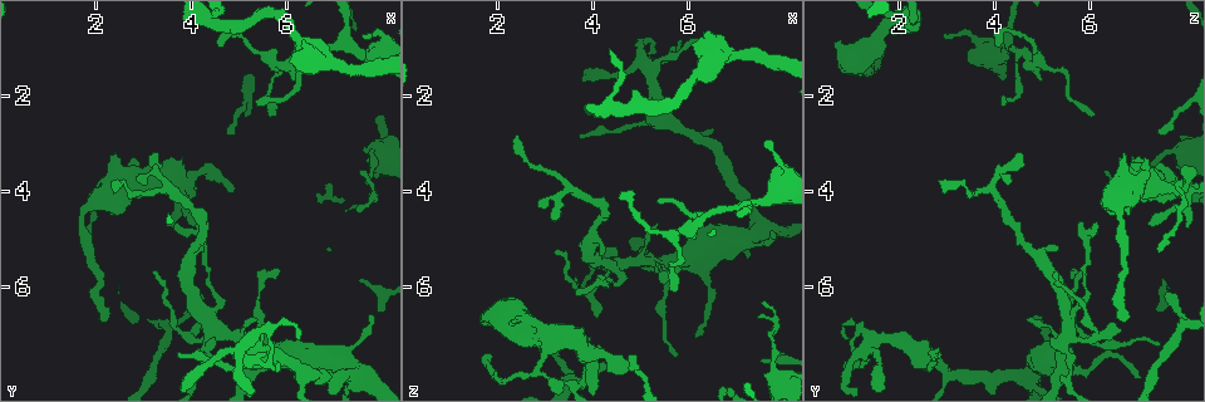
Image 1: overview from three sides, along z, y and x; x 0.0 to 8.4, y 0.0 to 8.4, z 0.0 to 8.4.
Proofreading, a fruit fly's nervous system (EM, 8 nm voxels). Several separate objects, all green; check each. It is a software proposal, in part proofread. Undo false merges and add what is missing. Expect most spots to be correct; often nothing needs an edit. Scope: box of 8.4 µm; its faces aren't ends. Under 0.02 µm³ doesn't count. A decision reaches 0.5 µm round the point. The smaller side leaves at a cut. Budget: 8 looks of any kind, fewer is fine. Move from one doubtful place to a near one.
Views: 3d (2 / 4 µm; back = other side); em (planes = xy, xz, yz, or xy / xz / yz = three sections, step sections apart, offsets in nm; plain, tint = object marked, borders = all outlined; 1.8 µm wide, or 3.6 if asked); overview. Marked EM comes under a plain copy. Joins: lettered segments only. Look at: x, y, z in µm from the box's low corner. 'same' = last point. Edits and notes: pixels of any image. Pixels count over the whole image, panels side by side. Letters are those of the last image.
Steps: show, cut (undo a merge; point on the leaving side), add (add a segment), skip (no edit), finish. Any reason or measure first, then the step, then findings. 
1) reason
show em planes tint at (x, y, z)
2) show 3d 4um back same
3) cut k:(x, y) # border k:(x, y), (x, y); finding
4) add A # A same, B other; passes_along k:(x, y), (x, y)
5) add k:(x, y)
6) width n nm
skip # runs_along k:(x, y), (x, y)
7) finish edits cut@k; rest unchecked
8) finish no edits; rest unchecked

free end
show em yz step 4 borders at (4.20, 6.10, 7.55)

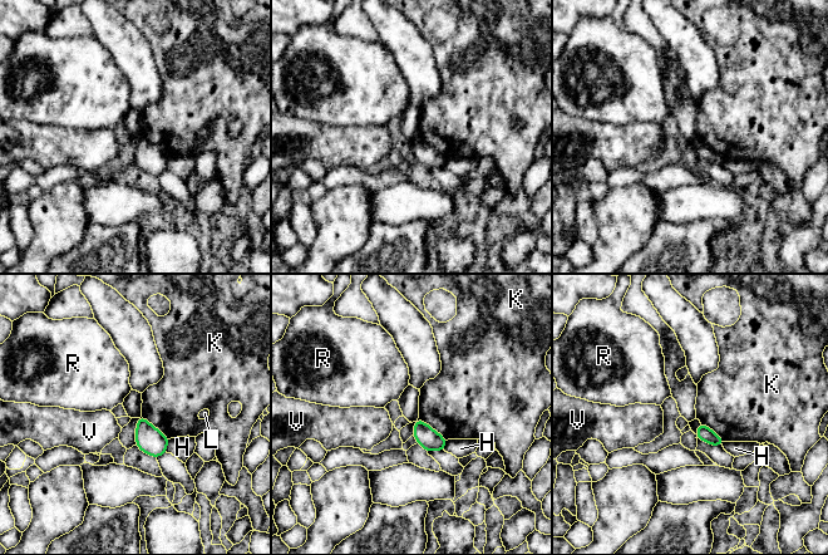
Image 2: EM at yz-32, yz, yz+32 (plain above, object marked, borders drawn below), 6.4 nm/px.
show em planes borders same

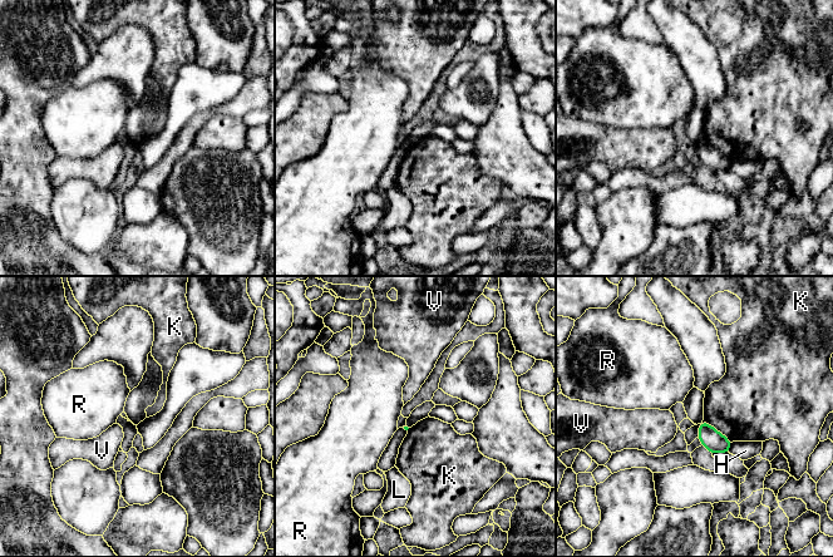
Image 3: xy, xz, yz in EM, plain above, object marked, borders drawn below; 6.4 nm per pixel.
longest_contact K 240 nm
skip # H other, K other, L other, R other, V other; border 3:(703, 420), (732, 442); no lettered segment goes on from it

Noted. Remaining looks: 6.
free end
show 3d 2um back at (2.25, 6.65, 6.75)

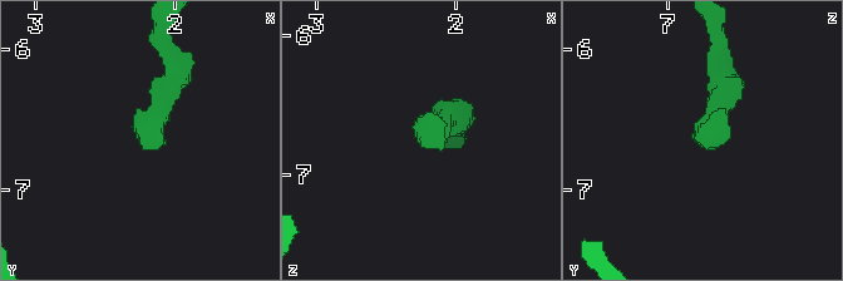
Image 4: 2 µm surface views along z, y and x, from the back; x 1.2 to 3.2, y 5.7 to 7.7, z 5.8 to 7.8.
show em planes borders at (2.22, 6.70, 6.74)

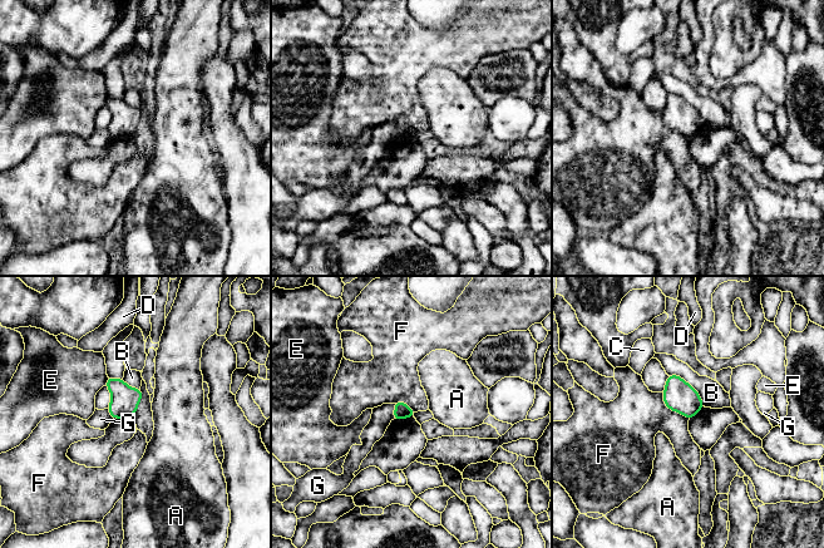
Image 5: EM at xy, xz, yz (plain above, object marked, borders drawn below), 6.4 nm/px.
skip # A other, B other, C other, D other, E other, F other, G other; none of them fits

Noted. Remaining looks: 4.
sharp bend
show em 3.6um xy step 16 borders at (5.05, 7.20, 1.40)

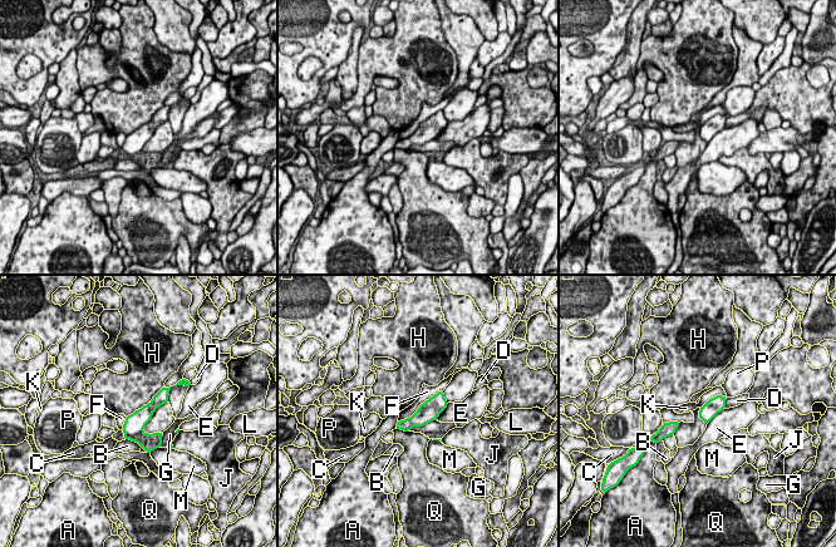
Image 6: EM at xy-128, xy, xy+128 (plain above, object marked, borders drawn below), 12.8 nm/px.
longest_contact F 700 nm
skip # A other, B other, C other, D other, E other, F other, G other, H other, J other, K other, L other, M other, P other, Q other; runs_along 6:(162, 393), (138, 419), (148, 448); one cell here

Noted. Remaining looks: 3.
finish no edits; rest unchecked

